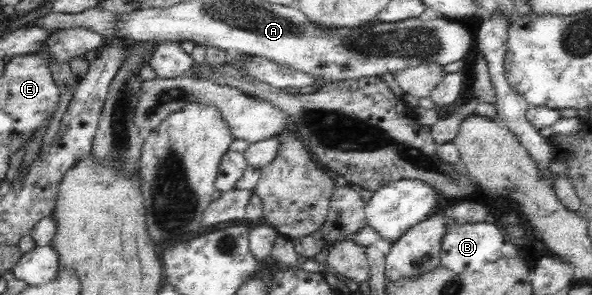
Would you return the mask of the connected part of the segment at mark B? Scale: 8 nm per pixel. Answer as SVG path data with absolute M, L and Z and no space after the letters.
M483 222L455 223L445 230L444 240L441 242L440 264L460 275L462 271L480 271L487 263L497 262L503 257L501 248L504 245L504 235L496 224Z

